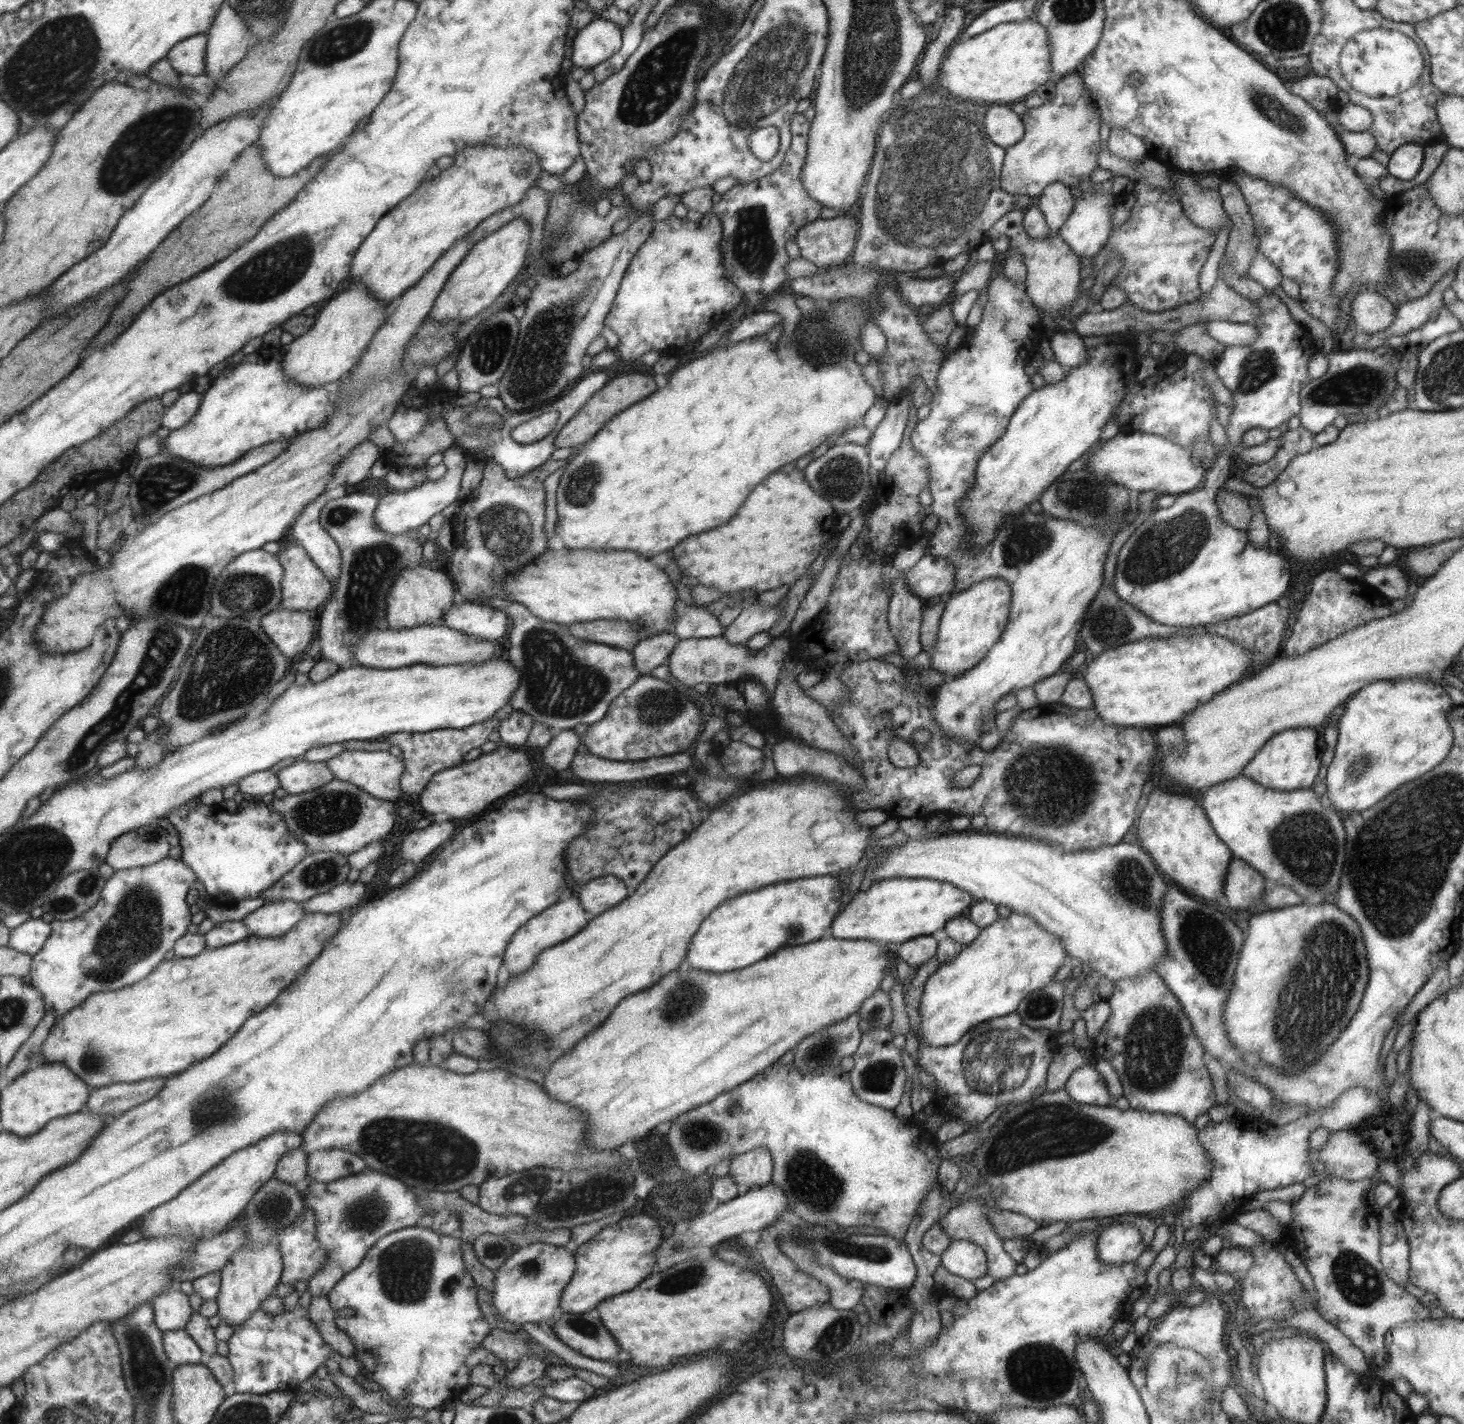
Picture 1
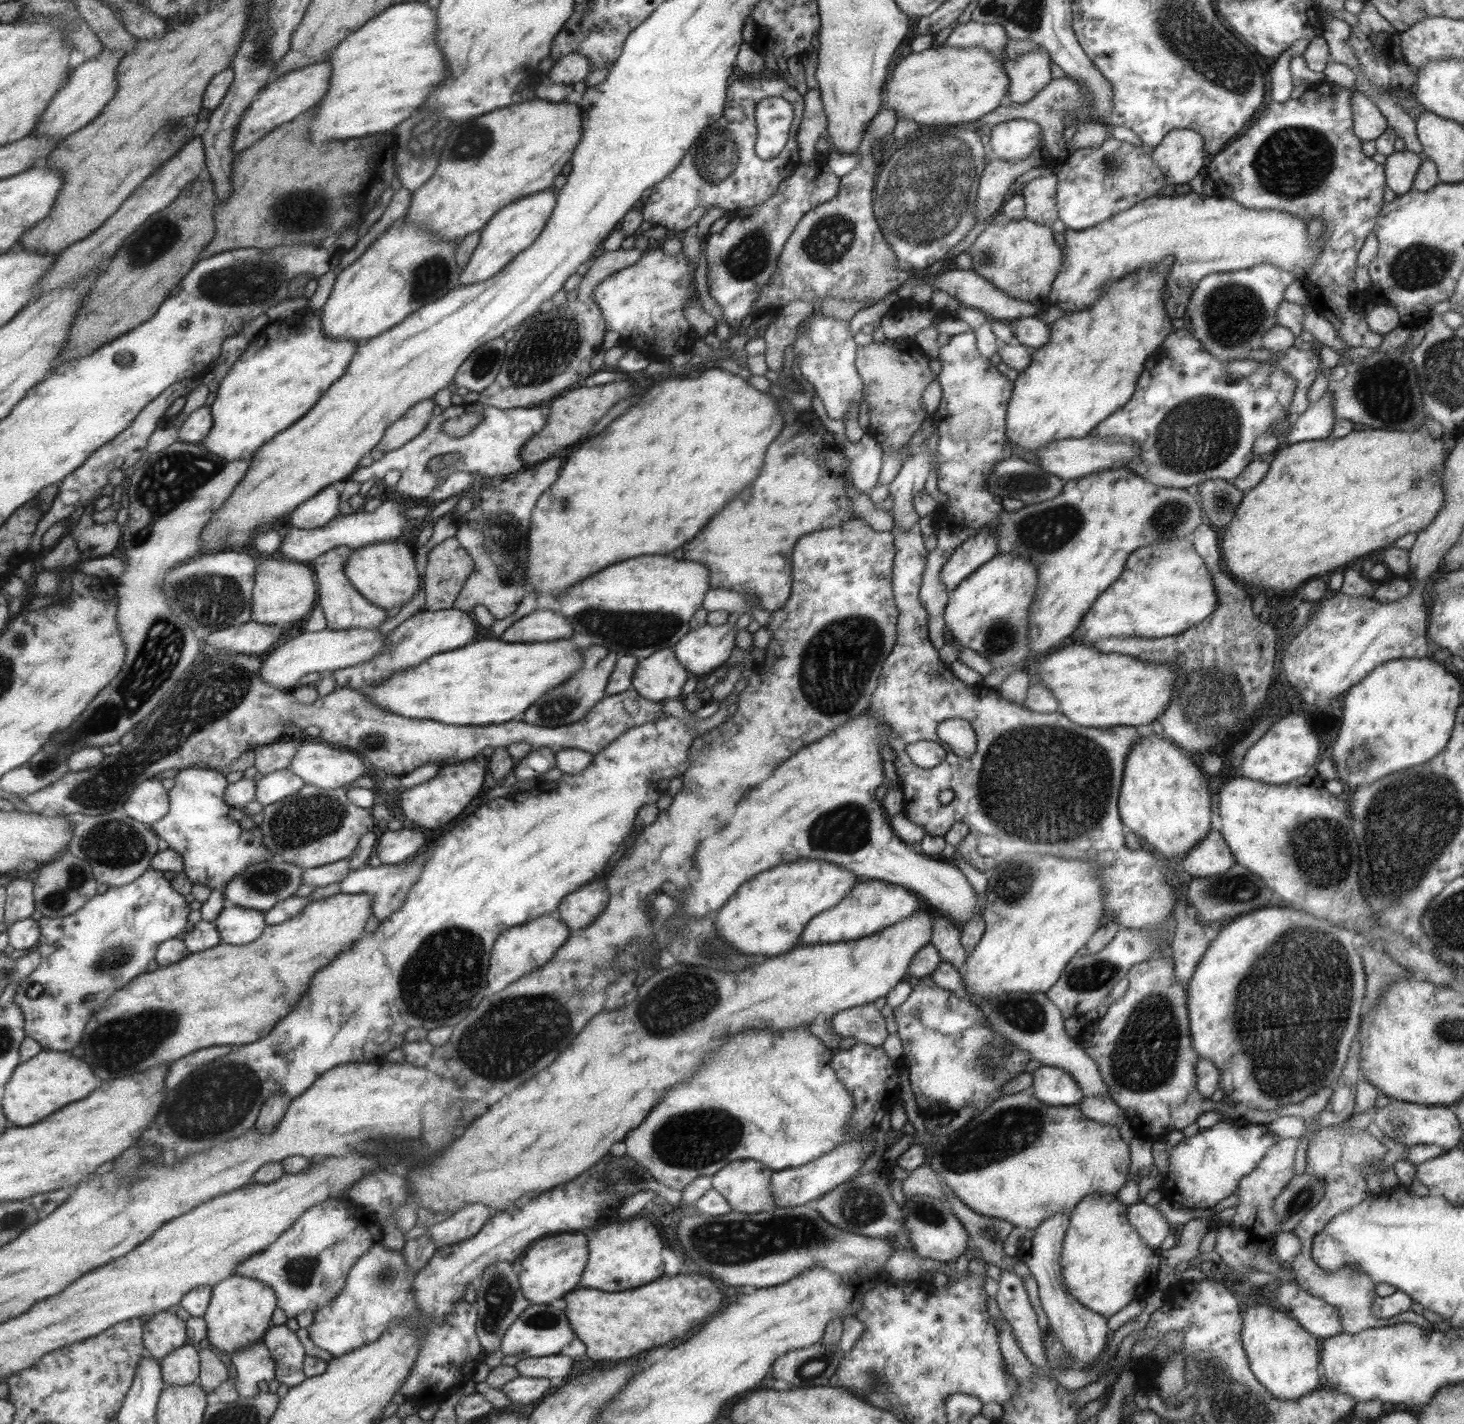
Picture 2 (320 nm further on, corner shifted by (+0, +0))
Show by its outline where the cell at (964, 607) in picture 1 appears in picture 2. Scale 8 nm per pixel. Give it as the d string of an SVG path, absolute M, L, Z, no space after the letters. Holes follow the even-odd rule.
M995 554L948 592L948 601L944 608L944 624L952 638L961 646L967 646L983 656L995 668L1016 665L1020 667L1029 654L1028 608L1037 588L1038 572L1036 566L1026 558L1015 554Z

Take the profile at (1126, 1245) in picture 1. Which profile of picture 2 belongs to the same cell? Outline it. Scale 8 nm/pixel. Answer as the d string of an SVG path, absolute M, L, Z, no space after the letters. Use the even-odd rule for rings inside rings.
M1137 1201L1127 1207L1126 1217L1129 1224L1137 1231L1143 1244L1152 1249L1159 1249L1163 1239L1171 1234L1168 1222L1164 1214L1155 1206L1147 1205L1143 1201Z

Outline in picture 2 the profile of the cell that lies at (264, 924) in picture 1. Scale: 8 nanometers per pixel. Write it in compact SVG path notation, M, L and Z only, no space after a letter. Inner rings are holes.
M227 904L218 912L214 923L220 942L230 945L253 942L267 925L264 911Z

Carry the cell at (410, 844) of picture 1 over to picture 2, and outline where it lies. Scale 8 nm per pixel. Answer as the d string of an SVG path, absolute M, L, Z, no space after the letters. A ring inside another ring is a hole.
M387 830L378 834L376 856L380 864L394 865L407 861L425 846L425 836L413 830Z

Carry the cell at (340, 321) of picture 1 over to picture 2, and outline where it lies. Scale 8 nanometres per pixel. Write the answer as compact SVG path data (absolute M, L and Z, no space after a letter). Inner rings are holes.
M399 217L367 246L362 255L337 272L337 279L320 311L323 334L329 338L349 339L362 344L366 339L399 324L424 304L441 298L458 285L461 269L456 263L456 246L457 240L438 241L431 233Z

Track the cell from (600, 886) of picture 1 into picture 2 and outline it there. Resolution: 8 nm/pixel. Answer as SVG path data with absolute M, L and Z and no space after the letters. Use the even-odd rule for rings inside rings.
M603 878L593 880L566 894L557 905L556 915L569 931L587 926L605 908L609 893Z

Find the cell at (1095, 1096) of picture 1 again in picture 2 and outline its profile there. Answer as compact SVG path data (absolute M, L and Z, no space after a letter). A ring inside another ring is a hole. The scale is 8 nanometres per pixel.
M1047 1065L1031 1073L1031 1097L1049 1106L1076 1105L1083 1100L1077 1083L1063 1070Z

